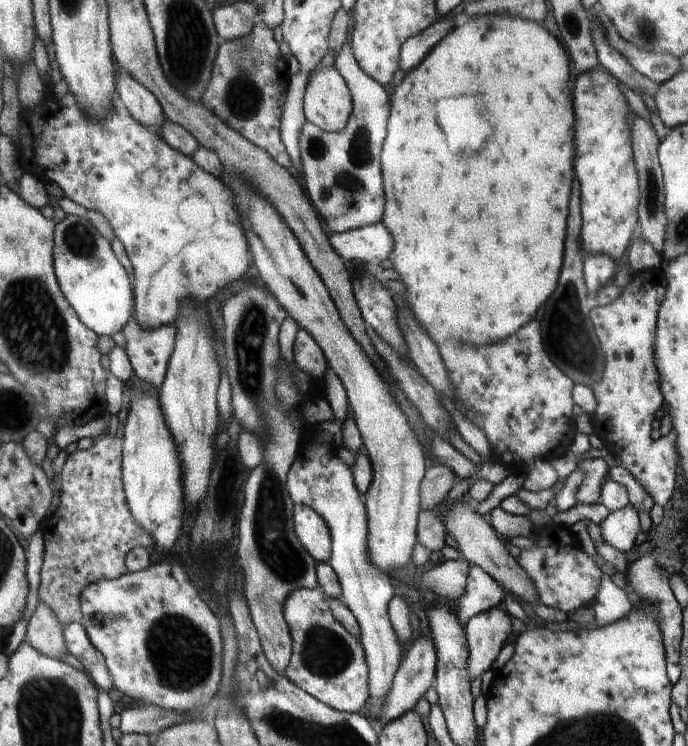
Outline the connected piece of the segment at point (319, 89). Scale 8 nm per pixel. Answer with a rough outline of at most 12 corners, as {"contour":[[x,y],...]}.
{"contour":[[335,68],[309,78],[305,120],[325,131],[346,128],[349,84]]}

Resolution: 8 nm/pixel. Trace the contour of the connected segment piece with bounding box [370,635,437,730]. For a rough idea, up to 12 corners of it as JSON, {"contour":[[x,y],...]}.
{"contour":[[420,635],[406,650],[372,723],[398,719],[434,687],[437,649]]}

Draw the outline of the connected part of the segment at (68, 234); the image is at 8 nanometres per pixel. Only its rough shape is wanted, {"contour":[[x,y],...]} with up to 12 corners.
{"contour":[[86,216],[57,224],[55,266],[81,320],[123,332],[129,271]]}

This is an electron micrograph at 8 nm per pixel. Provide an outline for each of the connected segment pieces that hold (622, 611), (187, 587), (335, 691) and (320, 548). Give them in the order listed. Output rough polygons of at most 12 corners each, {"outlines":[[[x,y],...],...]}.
{"outlines":[[[602,576],[592,605],[596,626],[619,622],[633,610],[627,591]],[[184,566],[92,584],[84,624],[123,695],[200,713],[224,638]],[[319,588],[285,604],[285,676],[332,709],[369,698],[368,658]],[[299,503],[293,522],[317,563],[332,559],[333,540],[320,514]]]}

